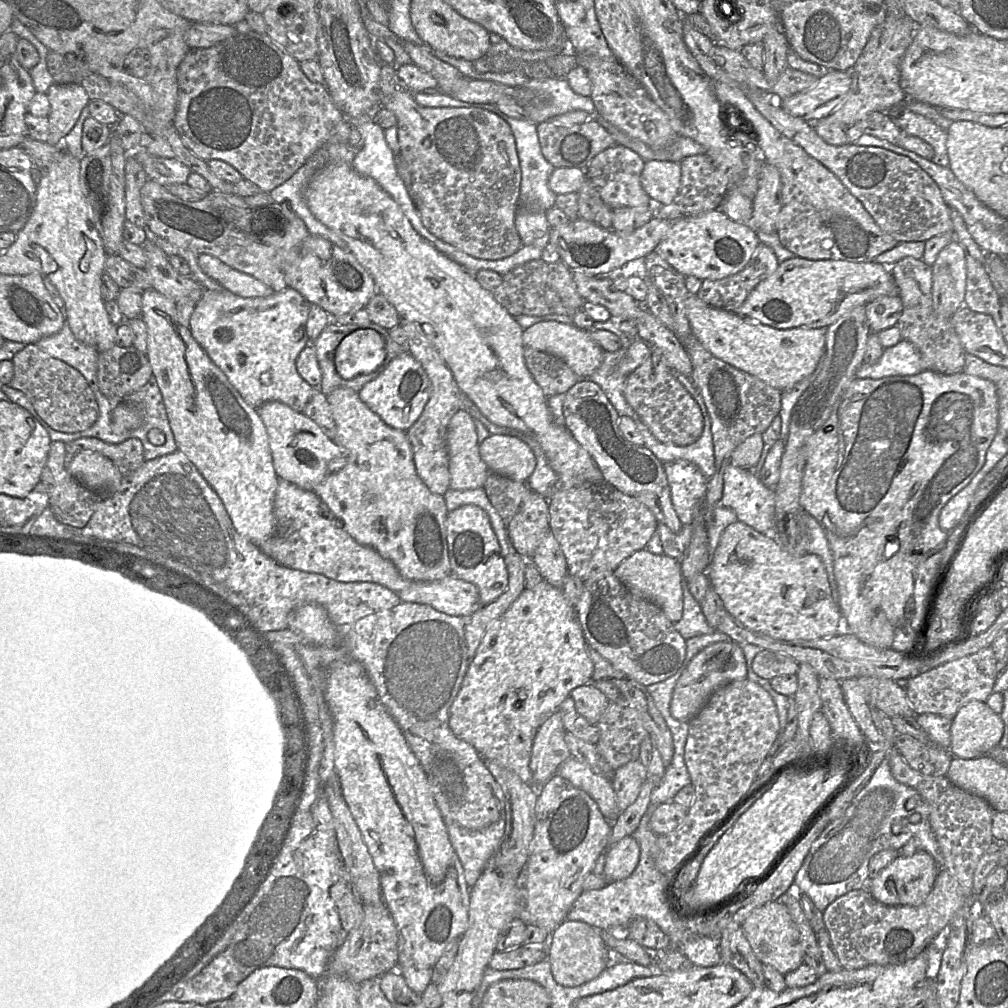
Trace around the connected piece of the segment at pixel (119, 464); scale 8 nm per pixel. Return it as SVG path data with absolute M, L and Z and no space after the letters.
M79 438L65 443L65 450L72 455L83 450L100 453L110 459L122 475L135 471L145 462L142 443L136 438L118 444L108 444L97 438Z

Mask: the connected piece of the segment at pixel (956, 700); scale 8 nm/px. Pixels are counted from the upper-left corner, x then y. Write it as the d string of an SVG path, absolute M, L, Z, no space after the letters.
M991 646L973 654L946 662L902 682L907 699L916 715L932 713L953 719L957 710L971 700L985 702L993 692L999 675Z

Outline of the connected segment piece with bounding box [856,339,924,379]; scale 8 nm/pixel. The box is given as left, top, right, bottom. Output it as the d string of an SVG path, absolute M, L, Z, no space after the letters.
M907 340L884 348L877 363L862 363L856 372L857 378L880 379L887 376L911 376L924 371L917 348Z

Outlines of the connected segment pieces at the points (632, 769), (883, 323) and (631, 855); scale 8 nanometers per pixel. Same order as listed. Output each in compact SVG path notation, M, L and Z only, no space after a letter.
M639 759L628 762L614 772L612 788L619 812L623 812L636 800L646 780L647 771Z
M899 295L882 296L866 305L867 323L871 332L878 333L897 324L903 310Z
M632 835L625 836L606 850L606 863L602 875L606 884L621 881L634 871L640 848Z

